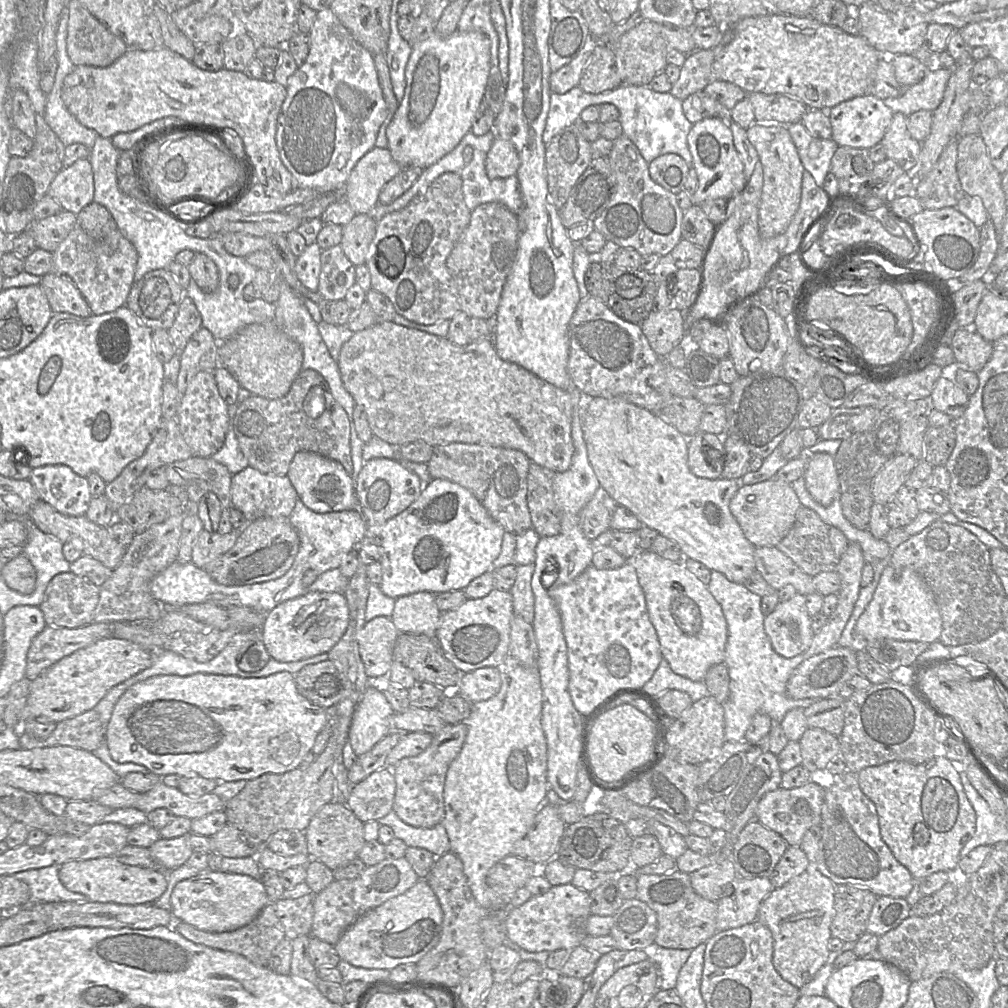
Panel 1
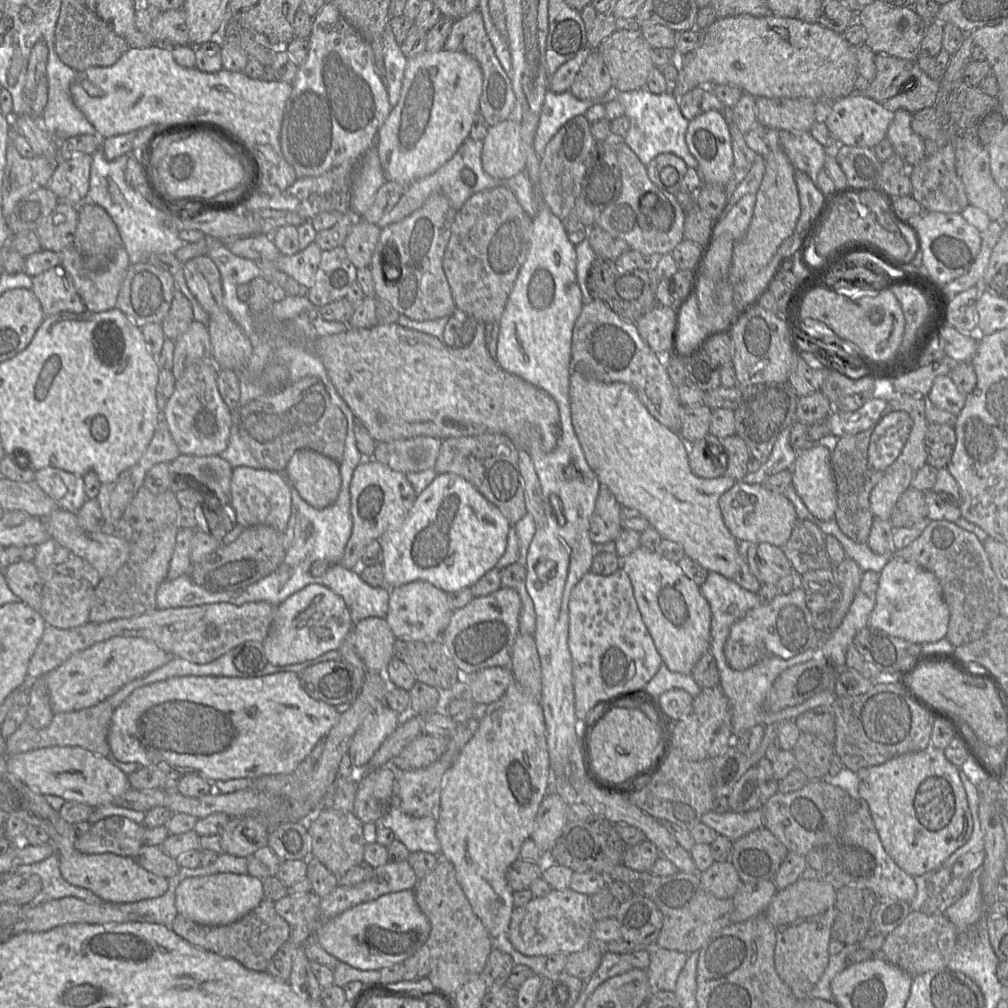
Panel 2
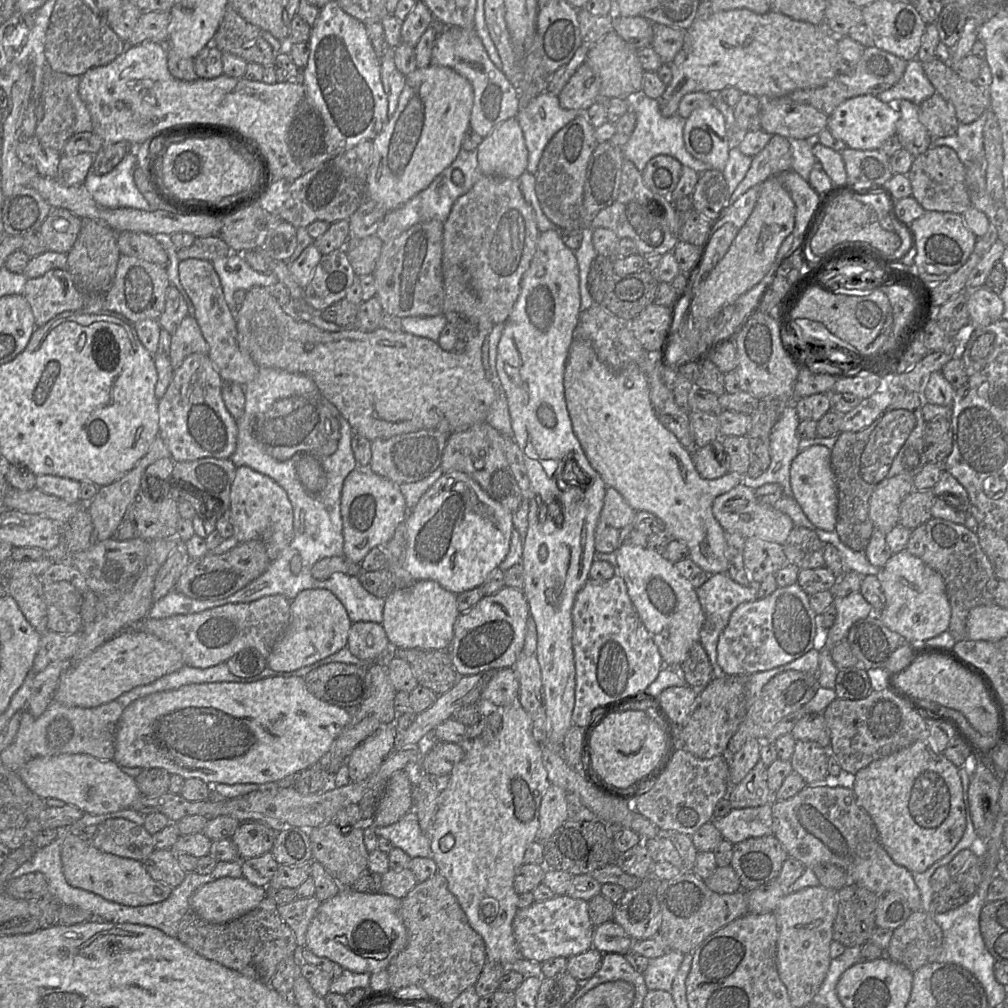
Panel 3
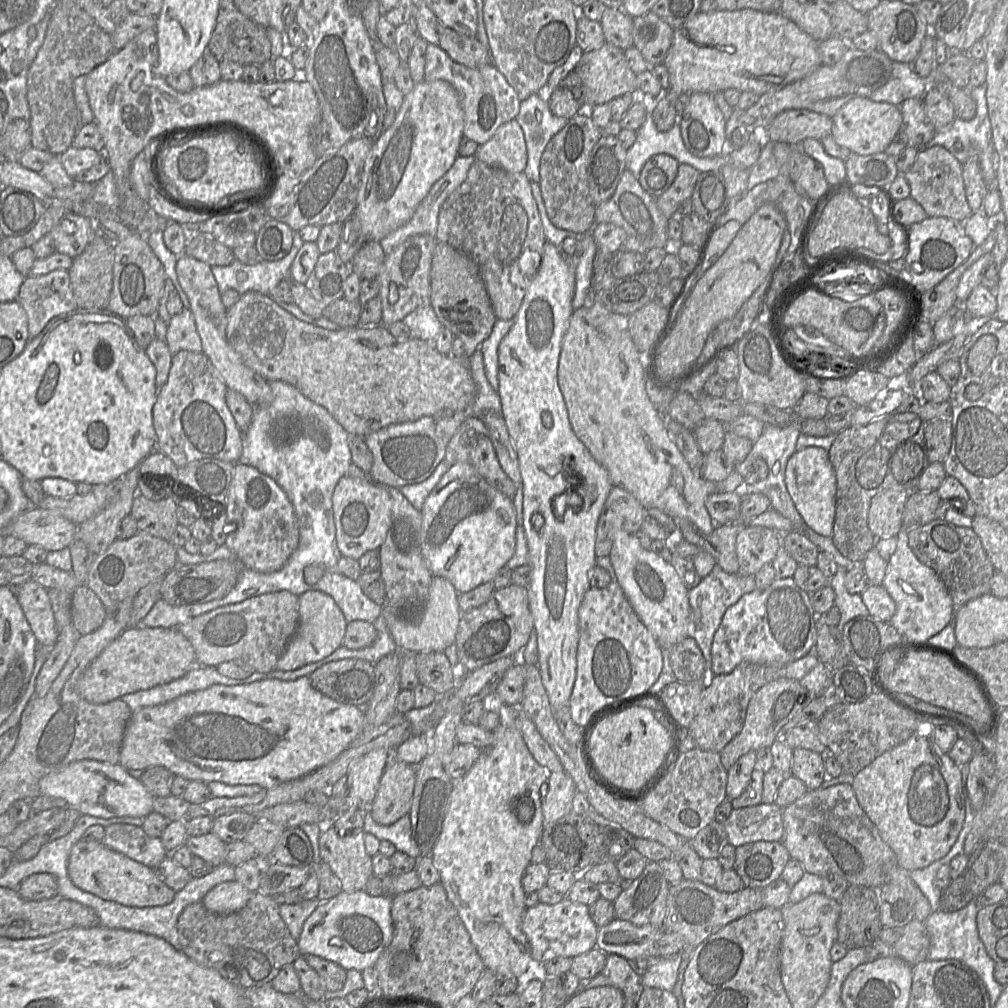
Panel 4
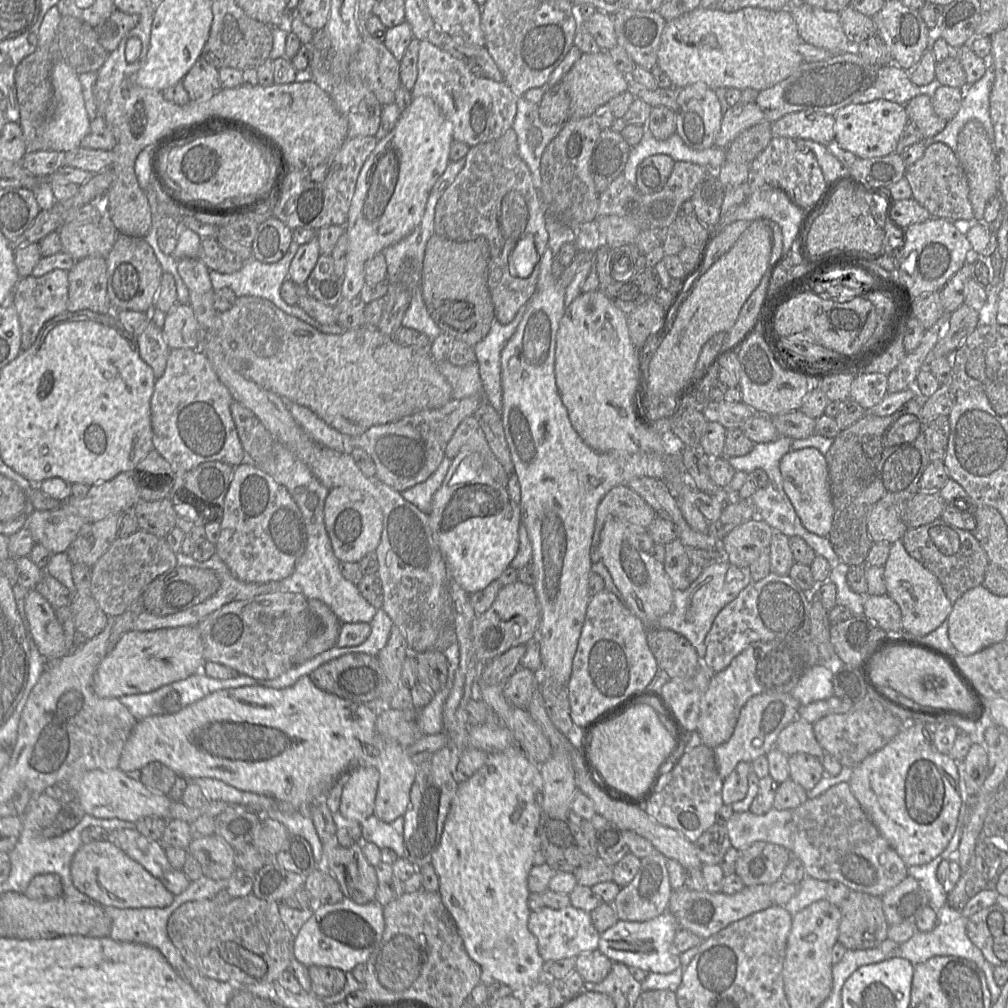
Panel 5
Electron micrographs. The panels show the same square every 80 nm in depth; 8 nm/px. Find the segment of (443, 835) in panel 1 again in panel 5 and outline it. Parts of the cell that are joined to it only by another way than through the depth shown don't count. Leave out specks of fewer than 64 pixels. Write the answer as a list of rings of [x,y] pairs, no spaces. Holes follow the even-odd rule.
[[[374,814],[361,823],[362,842],[371,842],[380,849],[390,848],[398,857],[404,856],[404,816],[391,823],[385,823]]]

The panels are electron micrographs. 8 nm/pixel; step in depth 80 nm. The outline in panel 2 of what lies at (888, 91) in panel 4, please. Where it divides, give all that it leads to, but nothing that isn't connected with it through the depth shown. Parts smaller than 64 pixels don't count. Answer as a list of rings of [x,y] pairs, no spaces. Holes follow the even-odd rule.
[[[915,61],[913,63],[913,76],[916,77],[916,84],[884,100],[882,104],[887,110],[896,112],[899,109],[905,109],[914,114],[936,104],[940,83],[922,71]]]

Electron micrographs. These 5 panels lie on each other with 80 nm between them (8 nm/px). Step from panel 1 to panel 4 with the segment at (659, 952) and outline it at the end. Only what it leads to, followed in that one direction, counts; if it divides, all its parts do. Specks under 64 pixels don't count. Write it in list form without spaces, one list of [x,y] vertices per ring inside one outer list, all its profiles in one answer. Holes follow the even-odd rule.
[[[681,955],[650,957],[648,960],[649,966],[641,976],[643,987],[672,991],[678,979],[678,970],[682,962]]]

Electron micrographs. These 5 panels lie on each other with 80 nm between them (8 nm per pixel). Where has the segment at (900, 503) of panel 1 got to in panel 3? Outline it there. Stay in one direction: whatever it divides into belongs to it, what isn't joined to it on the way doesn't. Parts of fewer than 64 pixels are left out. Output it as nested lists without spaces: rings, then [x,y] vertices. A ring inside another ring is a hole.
[[[913,489],[902,501],[898,524],[911,530],[932,518],[931,508],[935,495],[931,490]]]

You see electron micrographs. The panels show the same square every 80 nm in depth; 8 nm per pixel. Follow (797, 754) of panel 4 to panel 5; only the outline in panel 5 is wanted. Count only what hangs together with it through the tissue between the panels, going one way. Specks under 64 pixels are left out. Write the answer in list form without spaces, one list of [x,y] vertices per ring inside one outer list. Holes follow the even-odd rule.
[[[796,753],[789,756],[789,777],[810,791],[824,776],[824,767],[818,757],[807,753]]]

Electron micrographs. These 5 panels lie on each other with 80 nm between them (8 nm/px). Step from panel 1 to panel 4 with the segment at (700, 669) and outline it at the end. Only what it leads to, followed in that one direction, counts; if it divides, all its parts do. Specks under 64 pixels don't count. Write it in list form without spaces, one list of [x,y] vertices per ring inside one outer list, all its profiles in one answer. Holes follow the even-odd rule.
[[[627,532],[617,533],[608,556],[615,578],[626,598],[661,649],[668,650],[689,637],[687,635],[691,614],[689,589],[670,562],[650,549],[644,549],[635,534]]]

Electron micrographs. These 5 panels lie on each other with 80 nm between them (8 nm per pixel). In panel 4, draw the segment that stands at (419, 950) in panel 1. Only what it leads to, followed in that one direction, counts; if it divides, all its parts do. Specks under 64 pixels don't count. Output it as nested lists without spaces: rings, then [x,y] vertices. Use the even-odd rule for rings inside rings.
[[[341,891],[320,903],[303,923],[297,942],[300,955],[312,954],[333,961],[345,970],[372,968],[393,937],[392,897],[370,896],[364,891]]]

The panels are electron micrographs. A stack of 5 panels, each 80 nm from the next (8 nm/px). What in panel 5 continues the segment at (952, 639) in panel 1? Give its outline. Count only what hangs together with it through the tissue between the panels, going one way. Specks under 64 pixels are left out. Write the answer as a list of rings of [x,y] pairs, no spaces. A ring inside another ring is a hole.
[[[938,518],[929,524],[908,528],[902,540],[907,552],[938,578],[952,603],[966,591],[983,584],[989,560],[972,532]]]

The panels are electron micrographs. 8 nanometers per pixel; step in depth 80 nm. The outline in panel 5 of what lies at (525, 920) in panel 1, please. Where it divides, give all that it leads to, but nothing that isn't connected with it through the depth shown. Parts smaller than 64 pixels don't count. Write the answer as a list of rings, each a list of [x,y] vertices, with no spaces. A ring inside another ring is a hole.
[[[569,905],[562,909],[542,907],[531,911],[528,929],[536,937],[538,951],[545,962],[577,956],[598,949],[600,934],[591,921],[590,912]]]

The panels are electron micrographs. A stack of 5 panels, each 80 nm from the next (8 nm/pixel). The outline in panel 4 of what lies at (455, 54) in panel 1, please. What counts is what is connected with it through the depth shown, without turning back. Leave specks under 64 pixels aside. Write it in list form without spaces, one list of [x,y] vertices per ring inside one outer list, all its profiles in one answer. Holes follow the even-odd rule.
[[[421,81],[406,94],[392,125],[375,140],[364,164],[356,206],[352,214],[358,218],[366,241],[380,241],[407,223],[433,184],[453,165],[463,137],[464,112],[459,95],[447,81]]]

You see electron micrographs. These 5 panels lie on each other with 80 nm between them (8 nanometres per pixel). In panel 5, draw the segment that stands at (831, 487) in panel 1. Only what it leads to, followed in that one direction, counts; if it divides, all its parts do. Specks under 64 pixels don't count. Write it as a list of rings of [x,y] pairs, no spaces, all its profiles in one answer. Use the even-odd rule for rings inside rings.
[[[813,447],[790,450],[780,460],[784,491],[802,524],[819,536],[827,536],[832,528],[834,507],[830,492],[829,472],[825,455]]]

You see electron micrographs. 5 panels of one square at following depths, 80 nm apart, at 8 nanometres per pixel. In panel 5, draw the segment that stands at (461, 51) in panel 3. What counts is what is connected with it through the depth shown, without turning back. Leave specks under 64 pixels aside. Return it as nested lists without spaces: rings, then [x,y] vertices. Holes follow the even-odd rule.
[[[420,41],[418,75],[412,98],[430,97],[453,124],[453,140],[470,147],[492,141],[512,127],[518,98],[505,82],[477,76],[461,60],[441,50],[429,41]]]

